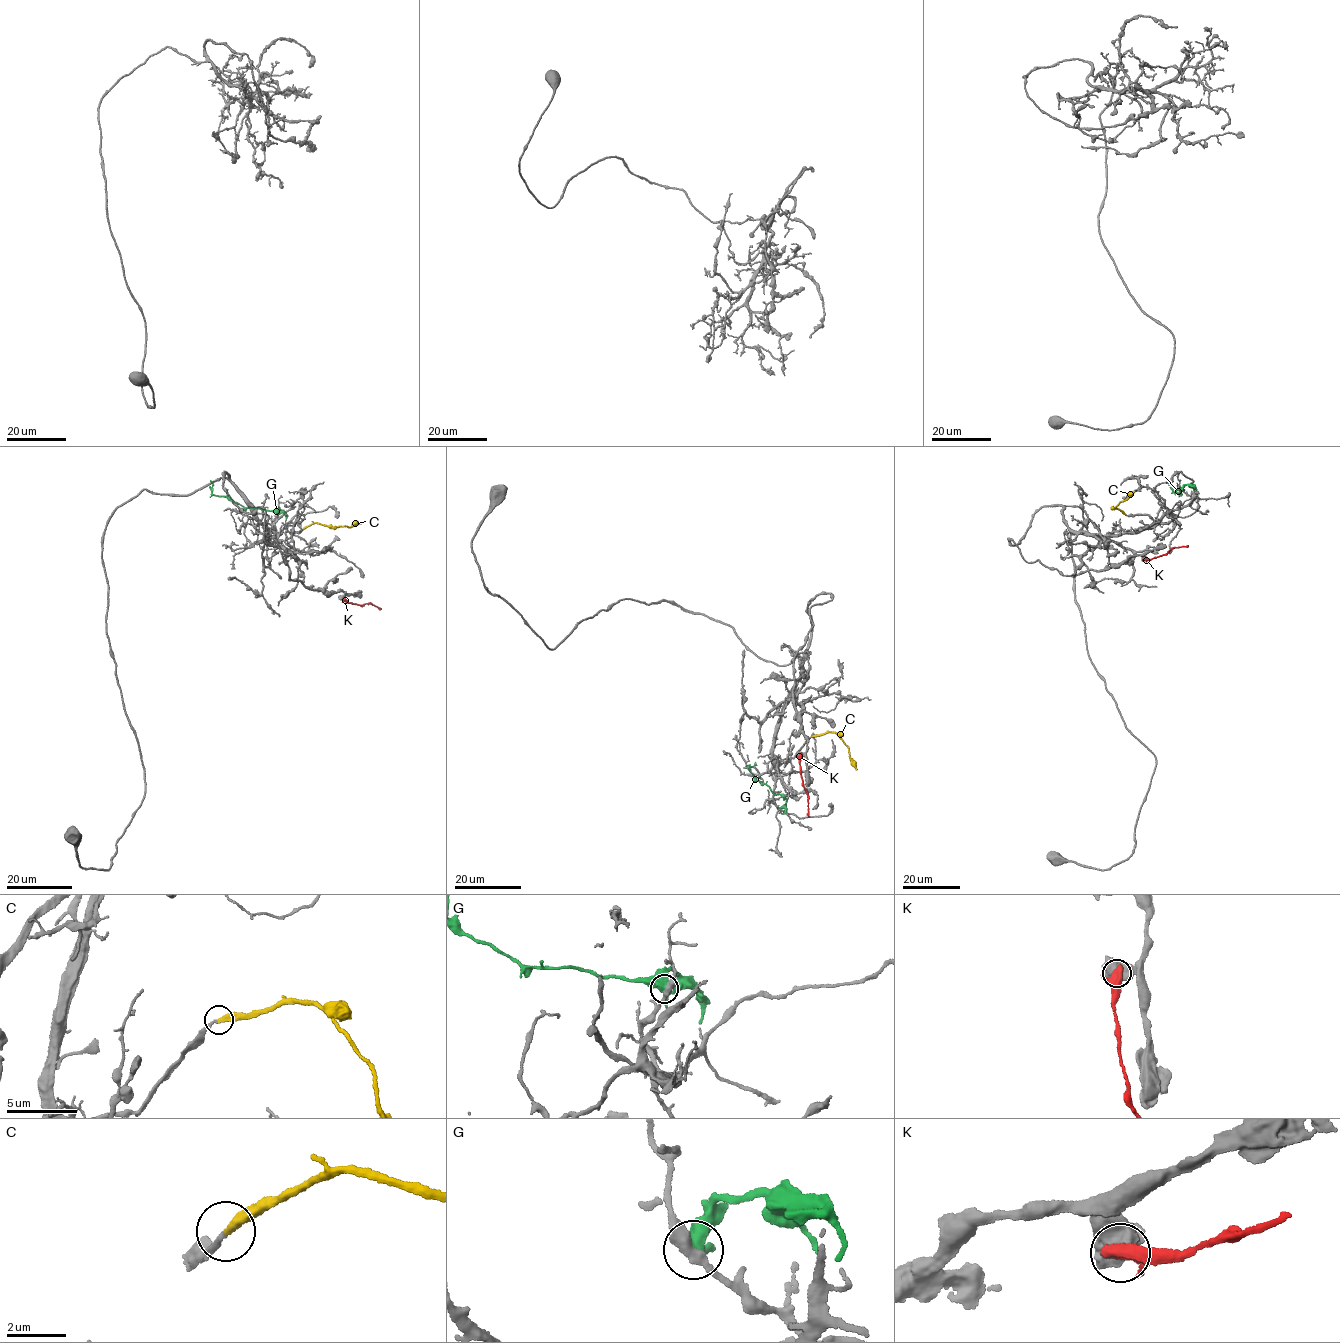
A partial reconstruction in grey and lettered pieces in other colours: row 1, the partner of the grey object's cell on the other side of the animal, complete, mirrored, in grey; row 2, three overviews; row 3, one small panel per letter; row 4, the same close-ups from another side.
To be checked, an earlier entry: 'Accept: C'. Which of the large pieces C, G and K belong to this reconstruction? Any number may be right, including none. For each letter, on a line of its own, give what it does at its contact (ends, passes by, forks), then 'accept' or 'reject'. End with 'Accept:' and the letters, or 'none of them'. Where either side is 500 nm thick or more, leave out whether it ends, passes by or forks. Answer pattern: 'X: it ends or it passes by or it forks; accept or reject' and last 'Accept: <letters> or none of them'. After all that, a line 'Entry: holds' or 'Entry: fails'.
C: it ends; accept
G: reject
K: reject
Accept: C
Entry: holds

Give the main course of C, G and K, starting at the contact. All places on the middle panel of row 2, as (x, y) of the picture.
C: (812, 736), (835, 732), (848, 749), (856, 770)
G: (783, 795), (774, 794), (754, 777), (747, 768), (755, 762)
K: (800, 755), (799, 770), (807, 794), (808, 816)

